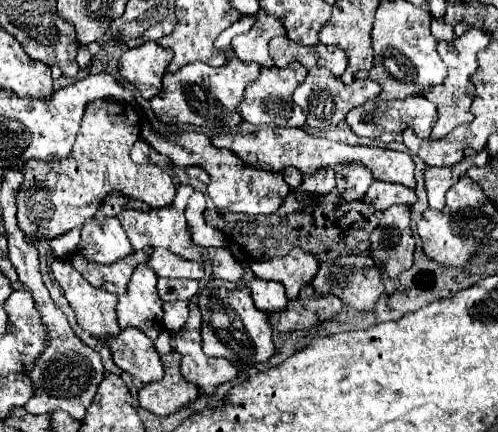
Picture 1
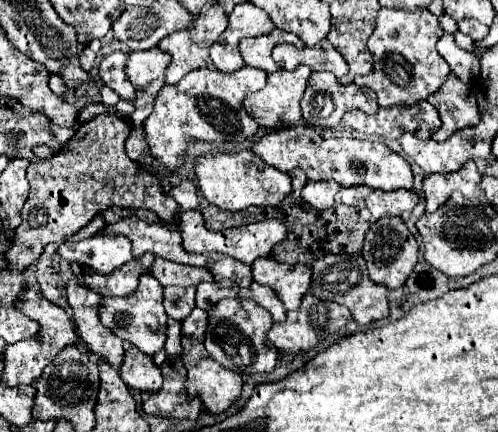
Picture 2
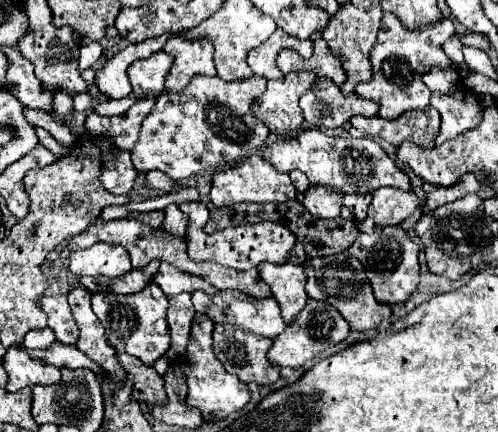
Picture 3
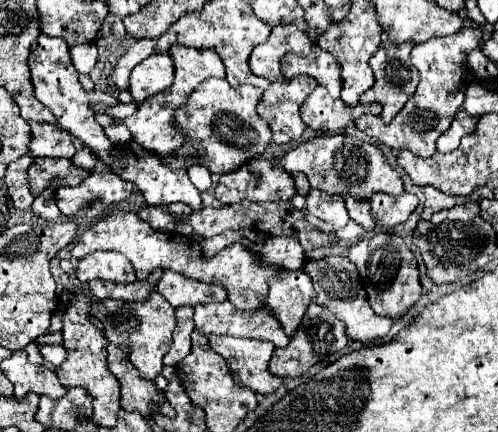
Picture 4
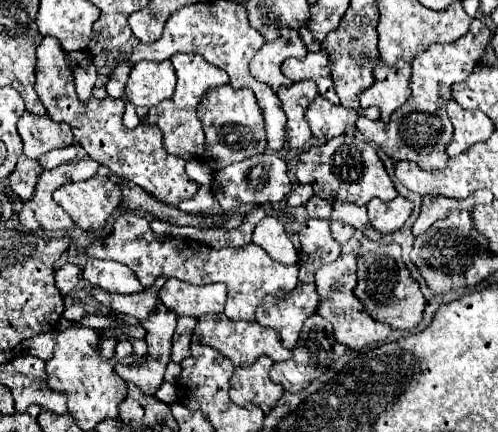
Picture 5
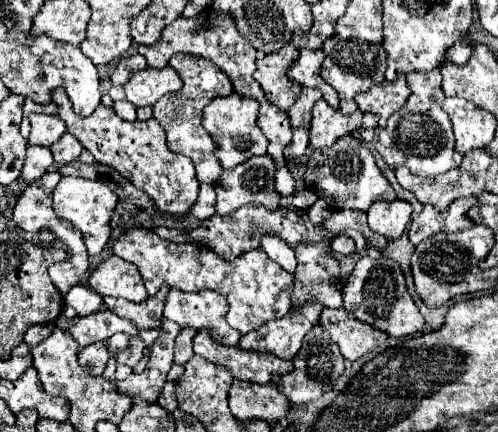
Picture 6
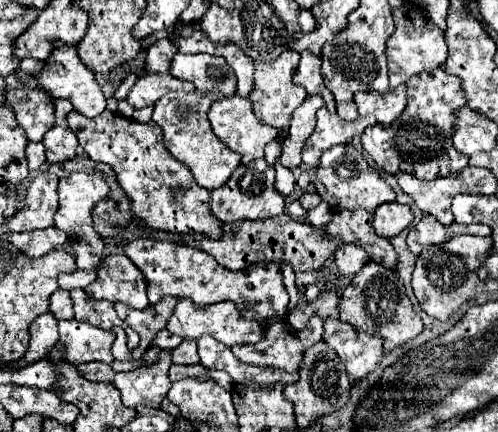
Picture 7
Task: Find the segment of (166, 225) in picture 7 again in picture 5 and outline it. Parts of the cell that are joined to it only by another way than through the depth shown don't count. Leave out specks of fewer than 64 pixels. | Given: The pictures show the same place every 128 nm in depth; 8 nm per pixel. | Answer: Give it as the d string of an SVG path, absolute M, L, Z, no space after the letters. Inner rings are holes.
M42 38L36 48L36 94L48 110L48 116L54 122L64 122L72 128L76 142L86 150L90 158L98 164L108 168L122 180L128 180L136 186L142 186L154 198L178 204L186 198L192 198L198 190L198 184L190 180L184 172L186 162L180 156L172 156L162 148L160 128L152 124L138 124L134 130L122 126L122 114L126 102L122 98L104 100L90 98L88 102L80 102L74 90L74 76L72 68L66 62L66 52L60 48L60 40L56 38Z

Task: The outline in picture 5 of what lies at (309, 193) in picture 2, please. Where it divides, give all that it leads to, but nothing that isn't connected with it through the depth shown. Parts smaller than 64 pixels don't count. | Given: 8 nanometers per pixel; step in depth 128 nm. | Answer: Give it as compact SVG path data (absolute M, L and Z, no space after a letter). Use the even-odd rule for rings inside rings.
M312 196L312 198L308 200L308 204L306 204L306 210L308 210L308 216L310 218L330 220L330 214L332 214L332 200L324 200L324 198ZM332 222L330 224L330 230L332 230L332 238L336 240L336 242L348 242L350 240L350 236L354 234L354 228L352 226L348 226L348 224L342 224L342 222Z

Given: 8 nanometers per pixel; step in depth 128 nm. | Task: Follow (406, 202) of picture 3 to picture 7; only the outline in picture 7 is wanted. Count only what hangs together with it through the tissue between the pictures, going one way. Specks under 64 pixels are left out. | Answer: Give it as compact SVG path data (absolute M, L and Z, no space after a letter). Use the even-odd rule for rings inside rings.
M388 202L388 204L380 204L374 210L372 226L378 236L394 238L404 228L408 228L412 224L412 220L414 220L414 214L408 206L402 206L398 202Z

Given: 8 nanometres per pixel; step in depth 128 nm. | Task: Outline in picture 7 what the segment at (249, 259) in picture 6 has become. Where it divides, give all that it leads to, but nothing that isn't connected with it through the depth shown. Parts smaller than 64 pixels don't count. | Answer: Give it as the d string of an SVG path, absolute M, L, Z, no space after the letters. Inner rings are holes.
M136 238L126 244L124 254L142 270L148 284L148 300L150 304L160 302L164 296L174 298L190 298L196 306L216 304L222 300L230 300L236 304L238 312L246 320L256 320L258 324L274 324L276 320L286 318L288 310L288 292L284 286L284 278L280 266L276 262L256 262L246 266L244 270L228 270L222 268L210 254L204 250L196 250L190 246L180 246L174 242L162 242L152 238Z

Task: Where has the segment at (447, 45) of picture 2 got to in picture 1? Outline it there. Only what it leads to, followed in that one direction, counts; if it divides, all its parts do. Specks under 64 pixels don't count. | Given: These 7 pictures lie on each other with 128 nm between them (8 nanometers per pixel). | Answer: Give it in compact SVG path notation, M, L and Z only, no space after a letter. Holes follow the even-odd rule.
M432 18L430 30L432 30L432 36L436 36L436 40L446 40L446 42L450 42L450 40L454 38L454 28L452 28L448 22L444 22L444 20Z

